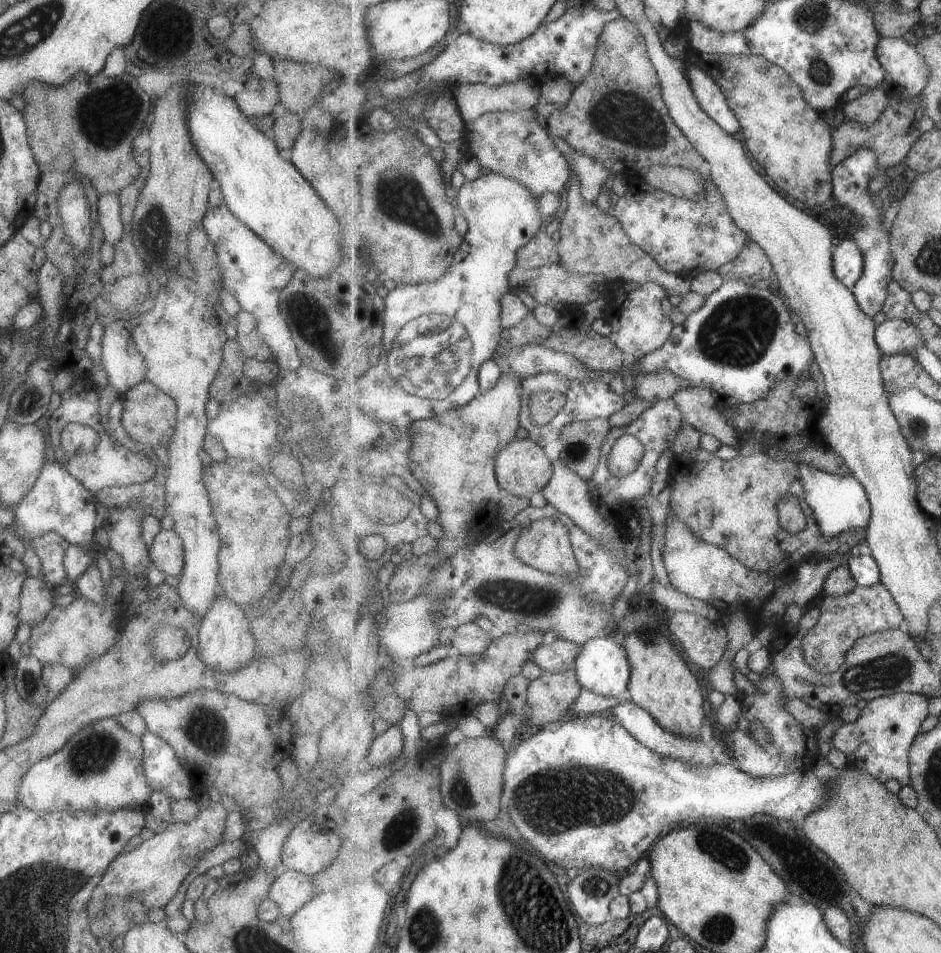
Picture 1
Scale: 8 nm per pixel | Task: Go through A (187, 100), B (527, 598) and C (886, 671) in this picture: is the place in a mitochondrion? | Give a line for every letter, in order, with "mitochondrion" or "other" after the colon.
A: other
B: mitochondrion
C: mitochondrion

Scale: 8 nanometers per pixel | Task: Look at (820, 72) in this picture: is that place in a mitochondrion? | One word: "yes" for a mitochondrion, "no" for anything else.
yes

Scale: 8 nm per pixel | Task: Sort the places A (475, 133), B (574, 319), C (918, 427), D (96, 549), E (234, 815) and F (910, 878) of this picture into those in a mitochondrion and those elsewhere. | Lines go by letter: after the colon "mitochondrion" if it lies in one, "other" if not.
A: other
B: other
C: mitochondrion
D: other
E: other
F: other

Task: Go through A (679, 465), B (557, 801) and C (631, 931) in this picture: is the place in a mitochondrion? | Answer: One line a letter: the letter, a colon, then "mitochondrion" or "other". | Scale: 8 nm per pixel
A: other
B: mitochondrion
C: other

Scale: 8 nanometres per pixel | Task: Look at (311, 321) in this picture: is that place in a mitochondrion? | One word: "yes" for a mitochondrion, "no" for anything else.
yes

